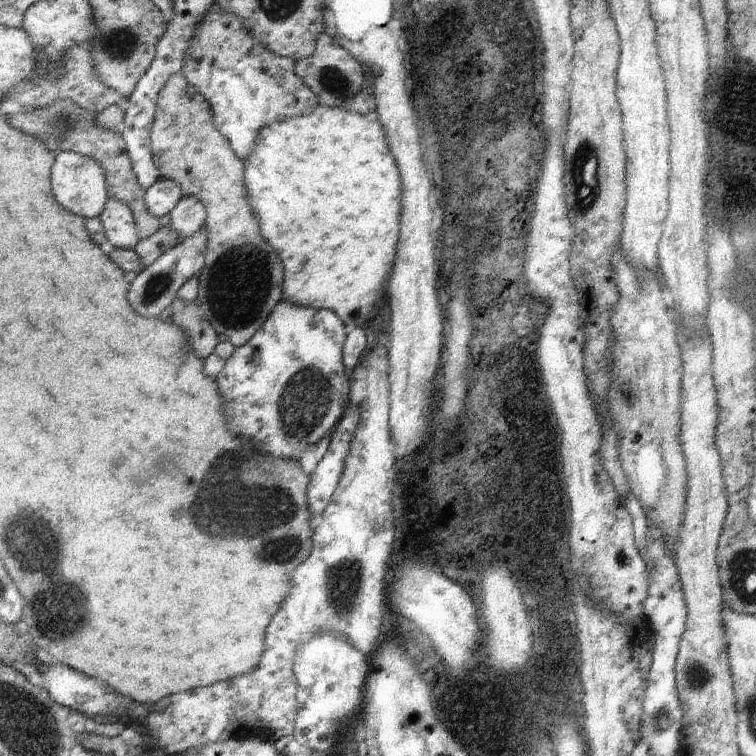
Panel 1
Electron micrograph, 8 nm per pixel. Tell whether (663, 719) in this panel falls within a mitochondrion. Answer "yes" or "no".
yes

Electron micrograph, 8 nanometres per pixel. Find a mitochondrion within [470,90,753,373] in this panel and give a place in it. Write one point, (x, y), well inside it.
(587, 172)

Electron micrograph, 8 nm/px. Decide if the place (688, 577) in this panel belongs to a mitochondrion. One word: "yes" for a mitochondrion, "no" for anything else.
no

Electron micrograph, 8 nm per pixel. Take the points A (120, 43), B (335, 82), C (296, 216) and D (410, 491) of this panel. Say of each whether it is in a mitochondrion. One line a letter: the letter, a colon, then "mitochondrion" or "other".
A: mitochondrion
B: mitochondrion
C: other
D: other

